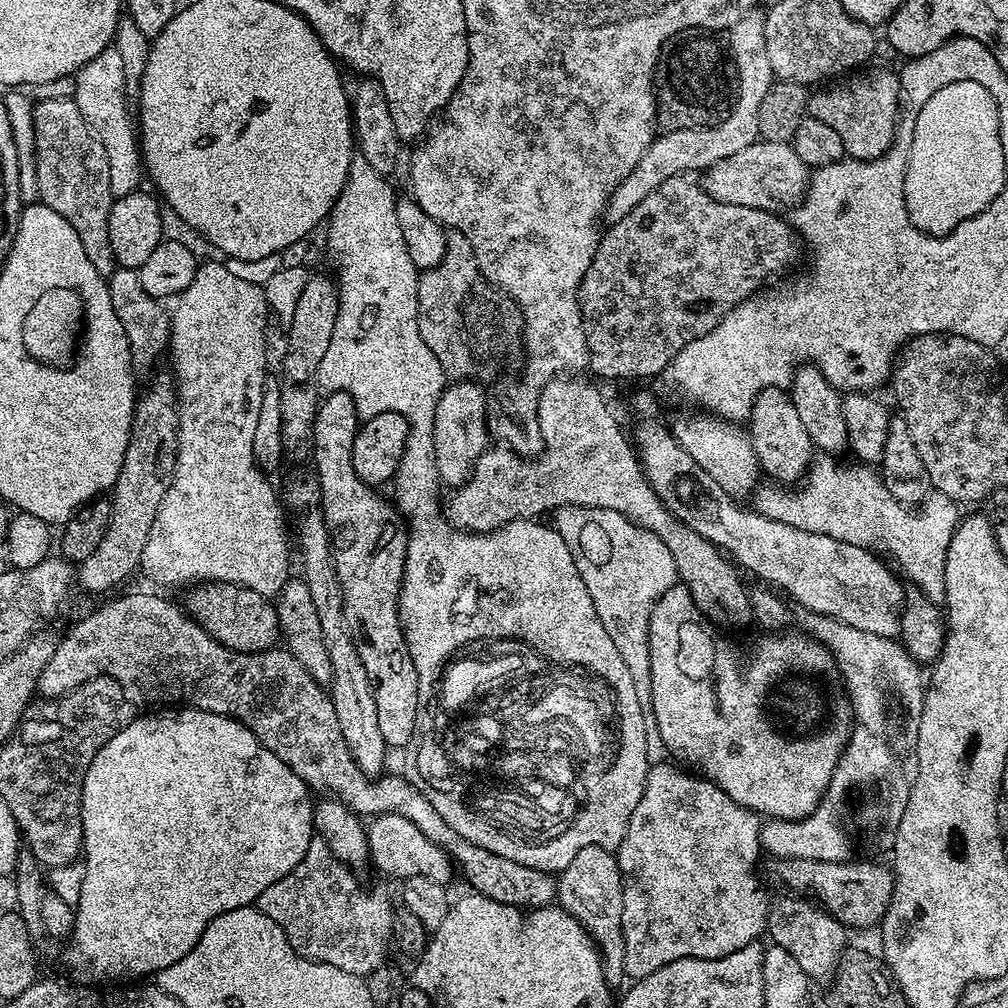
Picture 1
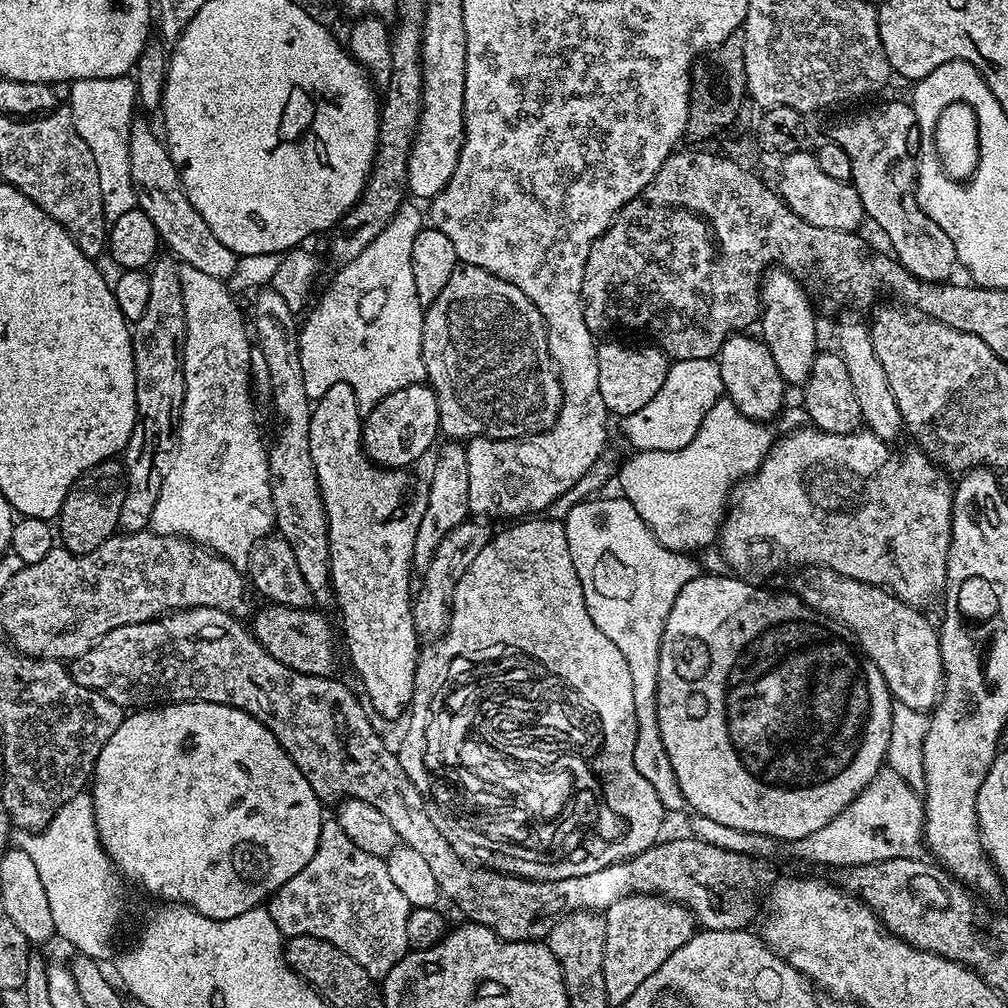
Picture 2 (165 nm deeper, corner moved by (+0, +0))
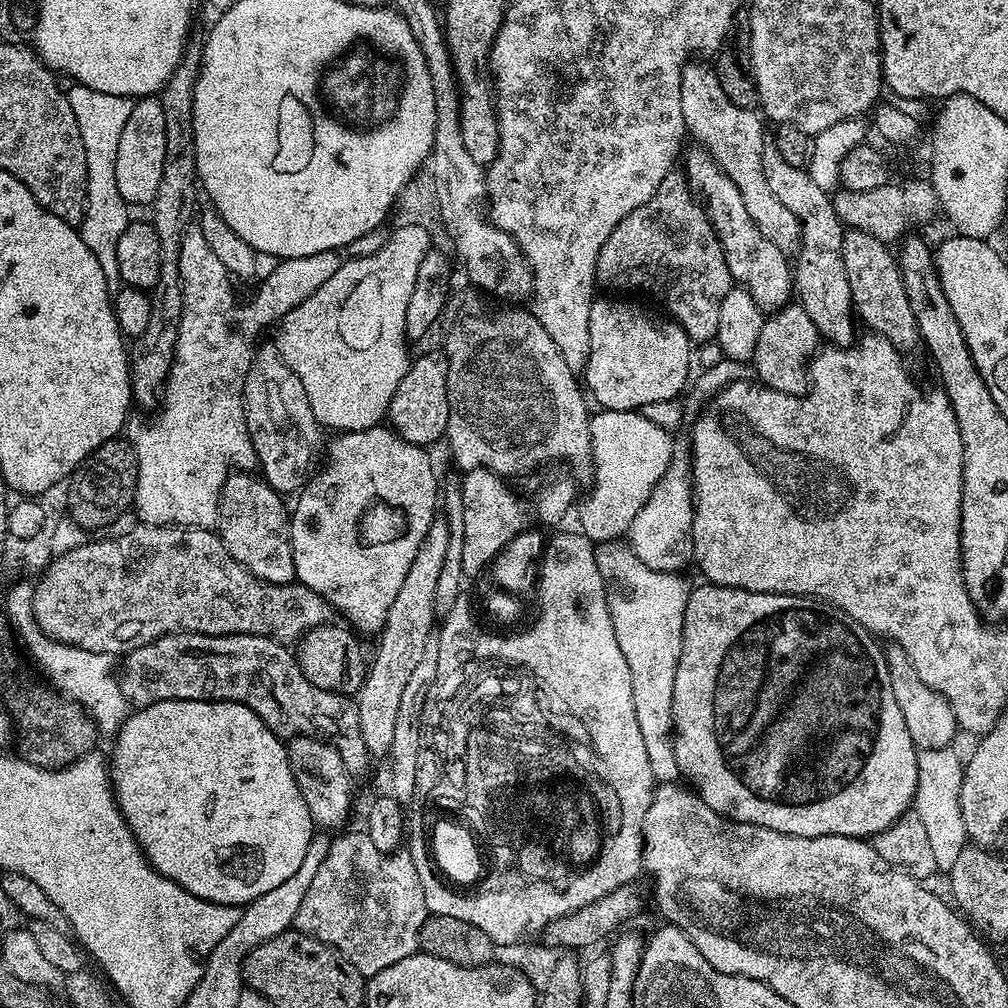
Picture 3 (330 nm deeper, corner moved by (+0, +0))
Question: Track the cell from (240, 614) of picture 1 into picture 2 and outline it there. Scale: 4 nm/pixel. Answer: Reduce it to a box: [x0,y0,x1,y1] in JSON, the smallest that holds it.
[250,603,336,676]

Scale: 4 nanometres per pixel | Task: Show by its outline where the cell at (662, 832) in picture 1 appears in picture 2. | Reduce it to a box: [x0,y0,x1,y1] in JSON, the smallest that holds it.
[602,896,698,1006]

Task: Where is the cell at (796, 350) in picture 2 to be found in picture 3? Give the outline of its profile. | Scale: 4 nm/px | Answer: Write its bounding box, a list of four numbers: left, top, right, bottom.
[682,146,793,314]

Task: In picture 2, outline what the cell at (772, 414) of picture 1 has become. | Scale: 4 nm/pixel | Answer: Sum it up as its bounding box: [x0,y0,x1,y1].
[718,334,786,422]

